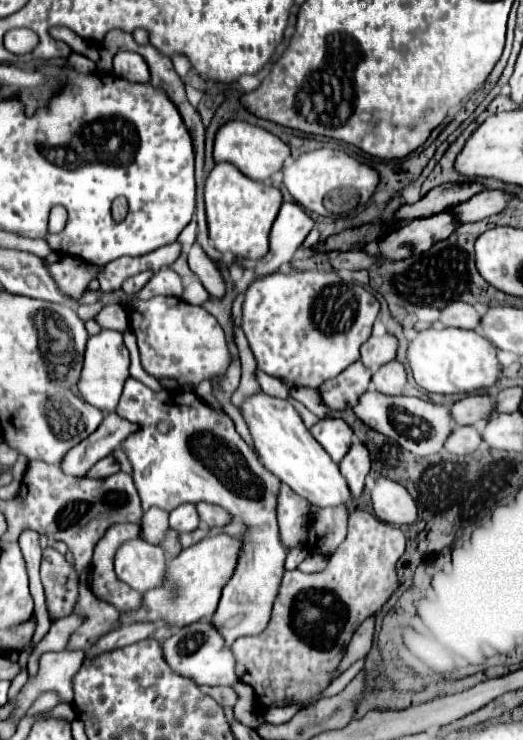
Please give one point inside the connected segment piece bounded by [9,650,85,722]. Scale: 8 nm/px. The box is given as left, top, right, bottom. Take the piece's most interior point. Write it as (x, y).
(56, 672)

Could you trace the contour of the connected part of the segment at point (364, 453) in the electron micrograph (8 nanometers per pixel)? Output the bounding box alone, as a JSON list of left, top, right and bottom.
[339,442,371,498]

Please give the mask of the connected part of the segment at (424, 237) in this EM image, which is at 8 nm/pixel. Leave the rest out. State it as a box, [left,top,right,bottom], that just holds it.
[379,212,459,260]

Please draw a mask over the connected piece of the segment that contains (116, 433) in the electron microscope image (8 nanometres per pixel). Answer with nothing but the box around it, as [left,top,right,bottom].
[63,412,131,476]

